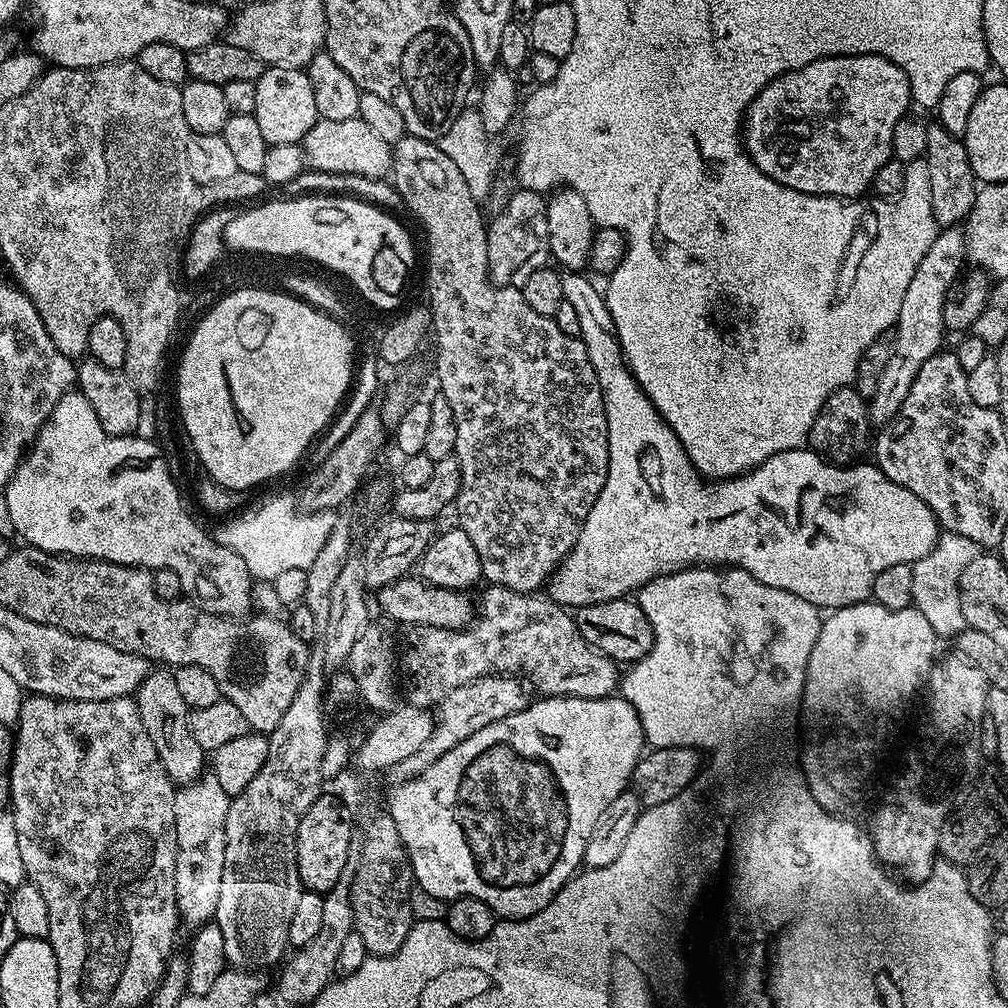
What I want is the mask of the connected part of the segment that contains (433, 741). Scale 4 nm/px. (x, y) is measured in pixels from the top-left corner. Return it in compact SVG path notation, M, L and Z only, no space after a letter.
M512 674L479 676L477 680L450 690L450 694L446 694L435 709L430 736L426 738L426 742L422 742L422 746L418 746L418 751L406 758L406 762L398 765L398 772L401 772L399 775L404 778L419 776L426 766L430 766L446 750L452 750L458 742L474 734L474 730L482 730L482 726L490 726L490 722L498 722L510 714L520 712L530 703L527 691L529 689L525 681Z

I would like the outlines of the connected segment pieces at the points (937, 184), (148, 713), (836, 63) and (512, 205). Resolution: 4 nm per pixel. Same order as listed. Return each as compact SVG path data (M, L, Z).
M932 122L924 132L922 158L930 170L930 202L934 206L937 225L941 229L961 225L967 220L978 191L978 181L972 173L970 154L966 154L963 139L950 134L950 130L946 130L939 122Z
M149 671L142 686L138 686L134 694L138 715L142 718L142 726L146 726L146 734L150 734L150 742L154 742L154 750L158 750L158 758L172 783L177 786L193 784L206 771L206 753L190 735L190 709L186 702L182 702L178 682L174 682L171 671L164 671L166 672Z
M861 54L858 56L823 56L821 60L810 62L798 70L788 72L785 76L770 81L769 84L756 95L754 102L749 106L742 125L742 139L744 151L748 157L755 162L758 170L770 178L774 178L776 184L790 186L790 190L805 192L811 196L839 196L841 198L860 198L872 184L872 179L884 168L884 163L892 156L892 139L896 136L896 127L900 124L900 119L907 114L908 108L912 104L912 91L908 75L905 74L894 62L890 62L881 56L870 56Z
M520 188L507 197L504 207L488 224L488 274L493 284L523 286L534 270L550 260L550 229L546 223L547 199L541 193Z

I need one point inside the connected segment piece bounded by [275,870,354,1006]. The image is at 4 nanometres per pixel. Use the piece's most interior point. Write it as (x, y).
(305, 974)

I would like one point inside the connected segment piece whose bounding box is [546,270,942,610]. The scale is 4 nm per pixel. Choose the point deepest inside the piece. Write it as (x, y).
(824, 531)

